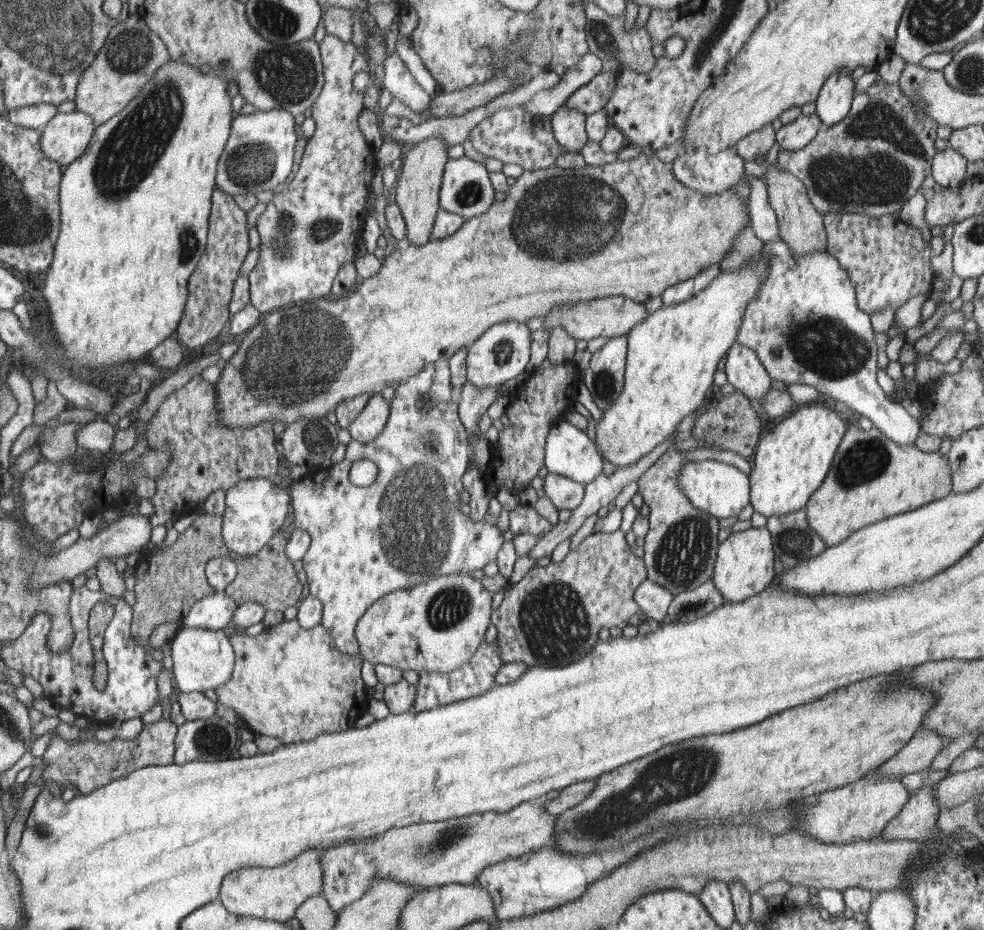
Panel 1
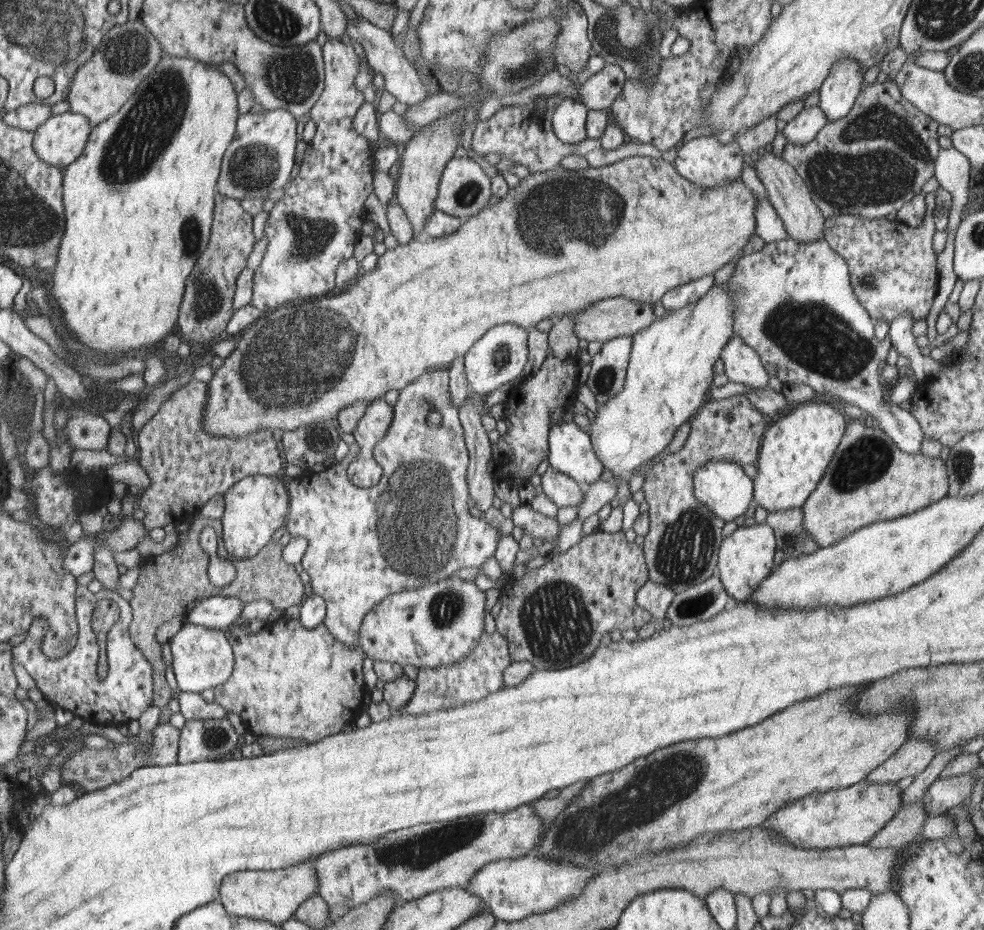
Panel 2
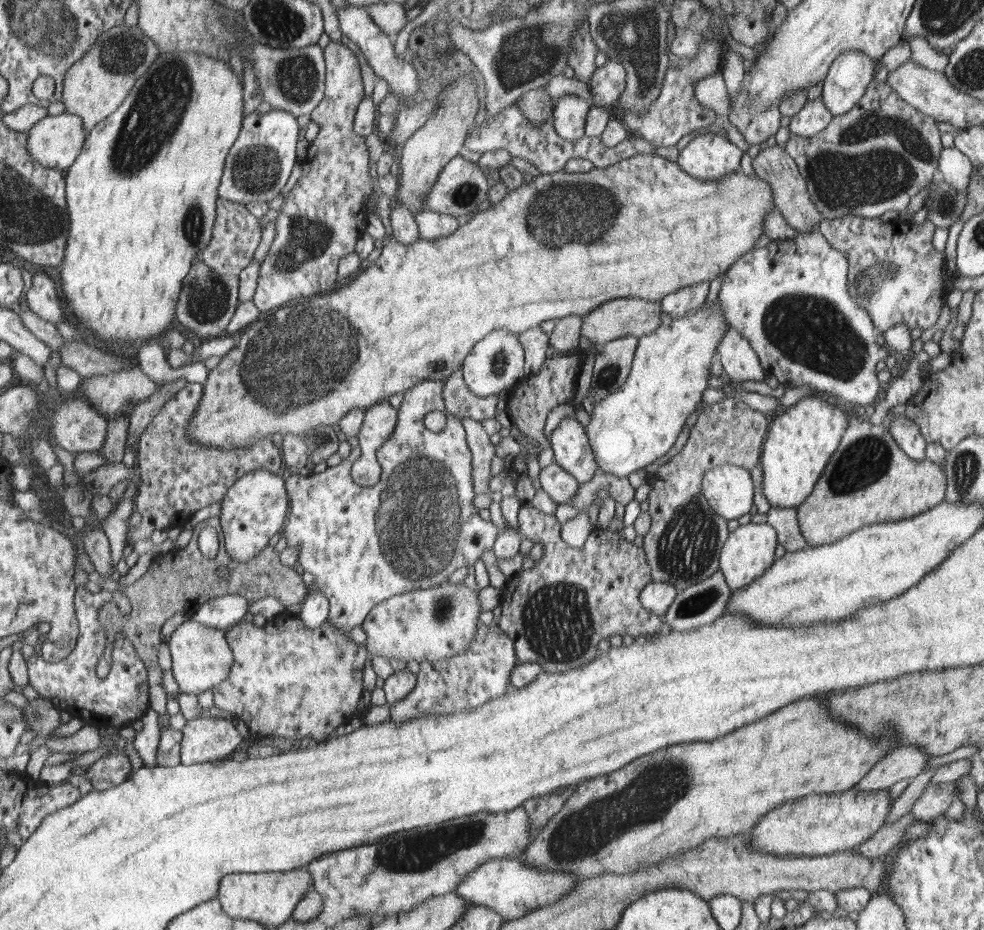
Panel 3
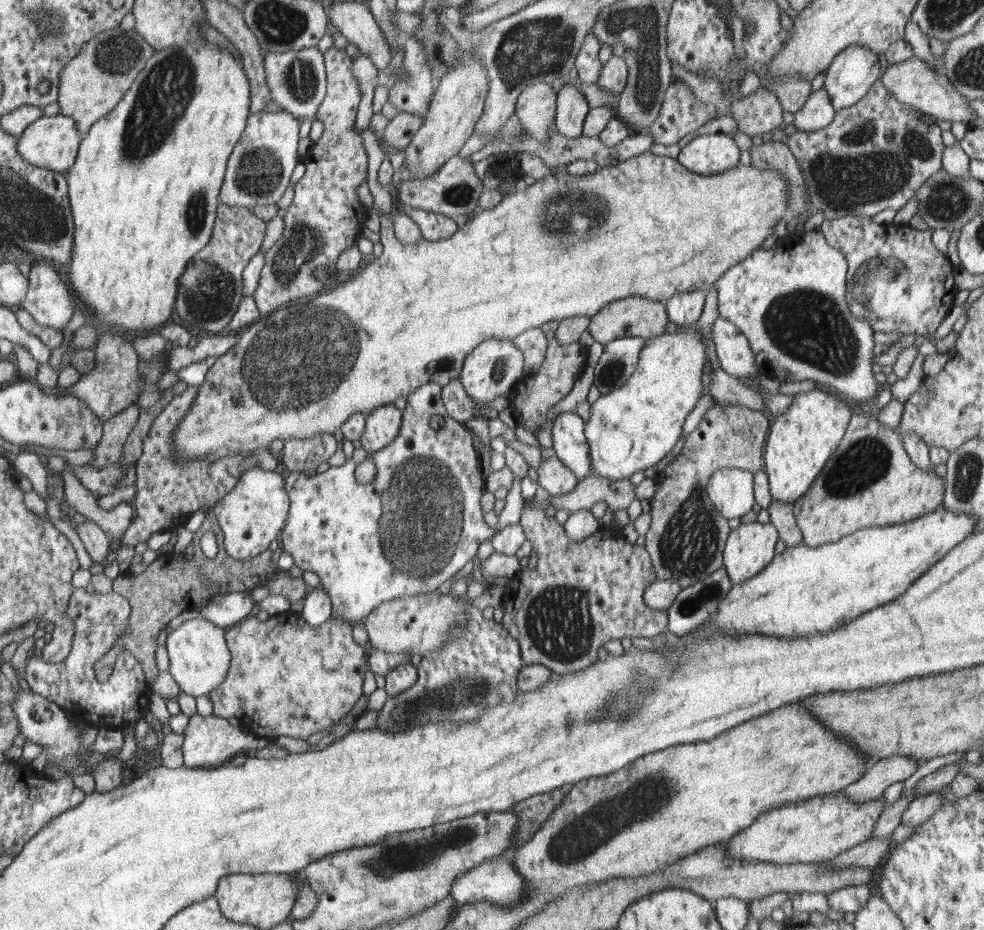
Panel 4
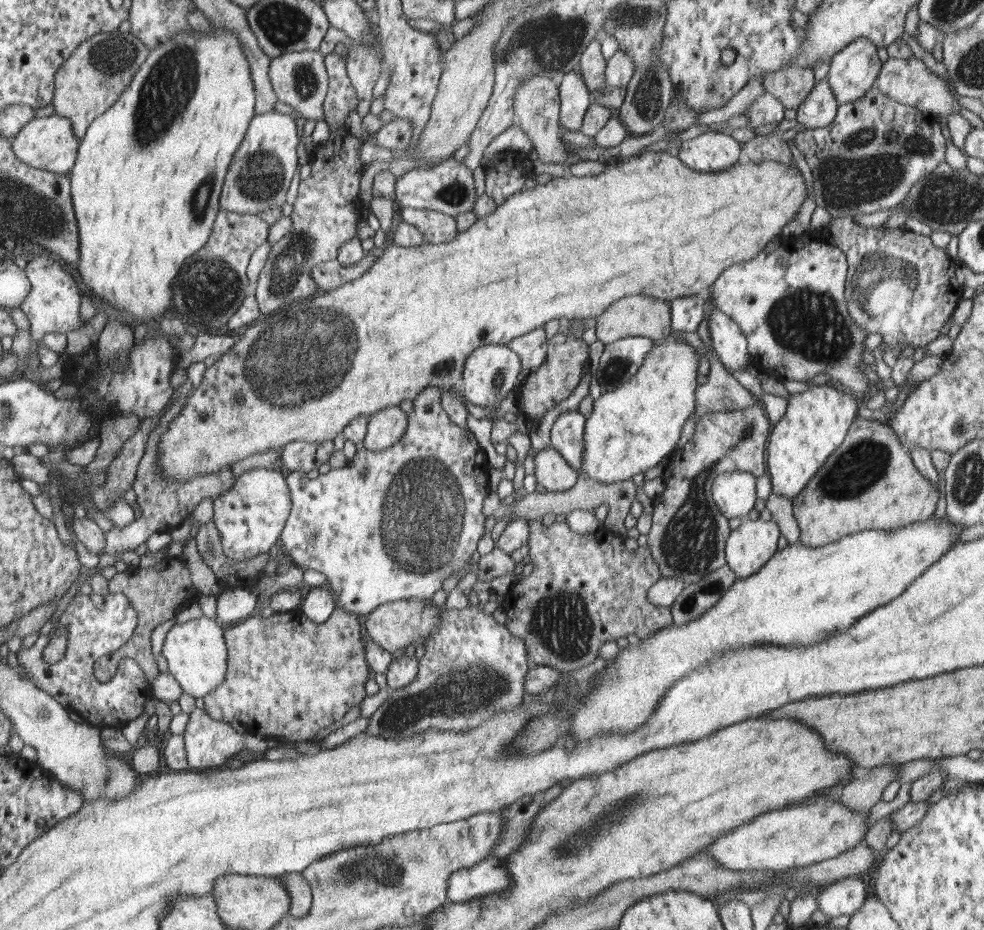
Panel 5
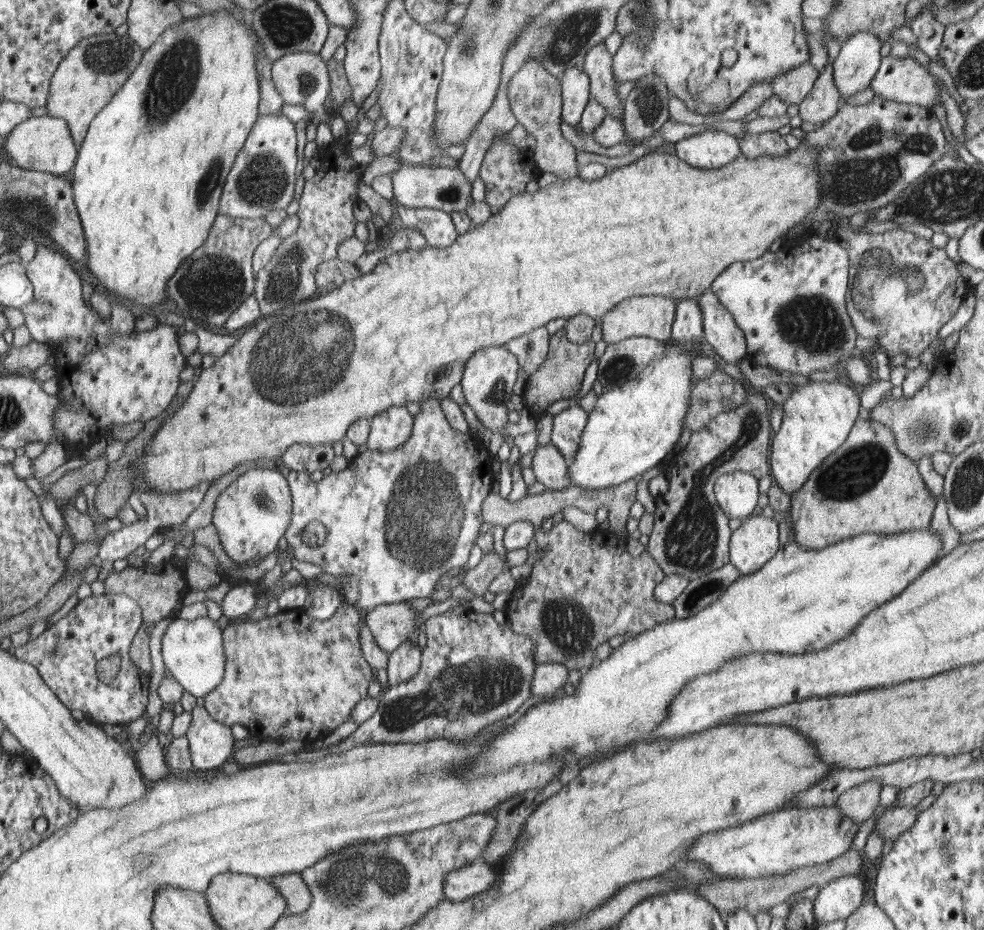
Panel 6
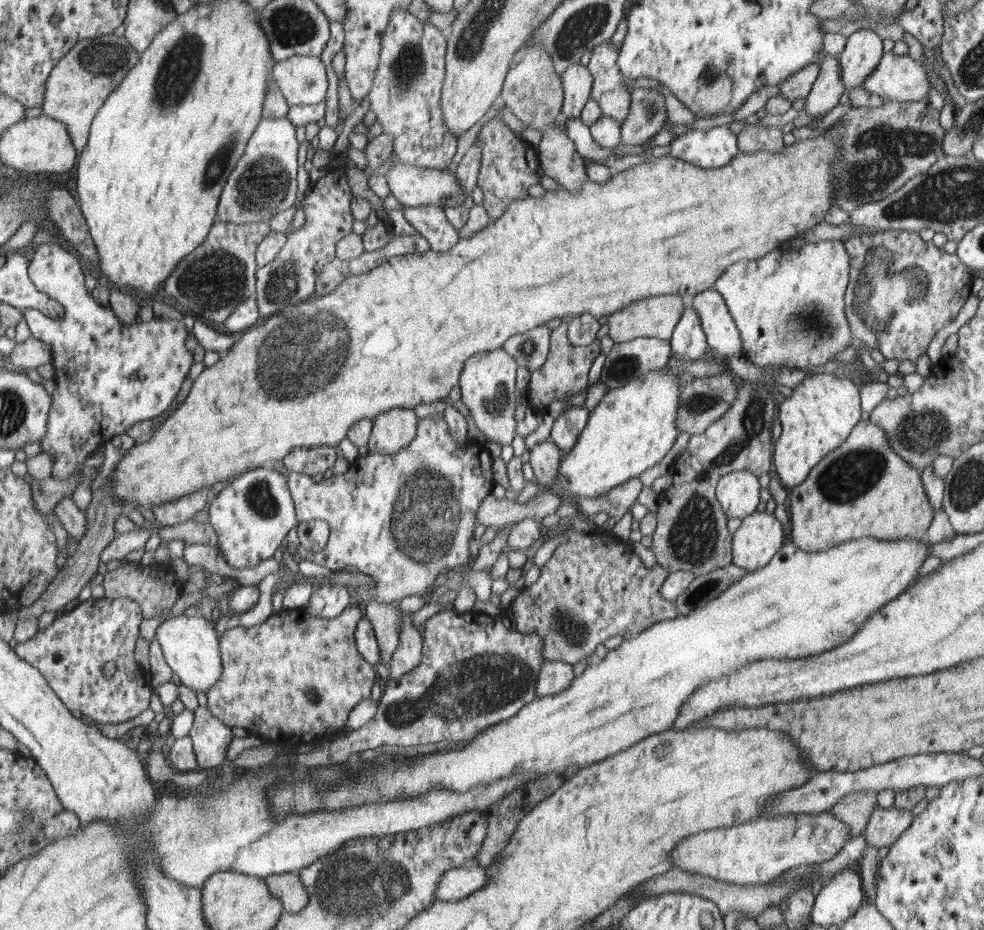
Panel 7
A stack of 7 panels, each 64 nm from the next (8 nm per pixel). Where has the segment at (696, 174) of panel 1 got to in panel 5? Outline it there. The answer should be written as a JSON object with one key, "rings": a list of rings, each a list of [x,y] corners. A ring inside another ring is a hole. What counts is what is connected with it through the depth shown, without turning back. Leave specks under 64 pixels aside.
{"rings":[[[707,130],[682,142],[678,152],[678,158],[692,170],[715,172],[738,162],[740,144],[729,132]]]}

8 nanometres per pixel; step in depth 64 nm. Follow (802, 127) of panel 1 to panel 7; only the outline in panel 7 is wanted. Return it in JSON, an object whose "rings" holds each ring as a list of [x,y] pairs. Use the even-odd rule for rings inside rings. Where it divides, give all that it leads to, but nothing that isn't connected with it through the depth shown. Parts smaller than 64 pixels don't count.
{"rings":[[[824,56],[819,66],[818,80],[812,86],[809,96],[806,97],[804,110],[812,118],[822,119],[833,108],[845,101],[845,86],[840,76],[840,60],[836,56]]]}

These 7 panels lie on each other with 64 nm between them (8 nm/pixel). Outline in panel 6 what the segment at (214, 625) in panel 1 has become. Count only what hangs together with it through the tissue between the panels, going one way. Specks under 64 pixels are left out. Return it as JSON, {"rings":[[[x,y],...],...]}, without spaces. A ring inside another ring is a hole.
{"rings":[[[255,584],[232,587],[222,600],[223,621],[240,621],[256,609]]]}

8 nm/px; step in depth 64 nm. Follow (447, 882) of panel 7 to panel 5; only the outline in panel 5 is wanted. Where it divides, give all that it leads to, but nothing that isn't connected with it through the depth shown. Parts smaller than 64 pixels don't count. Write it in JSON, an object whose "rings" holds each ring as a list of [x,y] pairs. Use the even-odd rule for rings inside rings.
{"rings":[[[490,856],[478,865],[458,870],[449,879],[447,900],[466,903],[474,898],[500,896],[512,884],[506,860]]]}

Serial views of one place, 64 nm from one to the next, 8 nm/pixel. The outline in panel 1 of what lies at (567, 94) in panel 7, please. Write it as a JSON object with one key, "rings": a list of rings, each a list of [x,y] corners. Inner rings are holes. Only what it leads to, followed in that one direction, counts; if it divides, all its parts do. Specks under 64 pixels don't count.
{"rings":[[[566,104],[551,116],[553,135],[566,151],[579,152],[589,142],[586,120],[586,114],[580,110],[570,110]]]}

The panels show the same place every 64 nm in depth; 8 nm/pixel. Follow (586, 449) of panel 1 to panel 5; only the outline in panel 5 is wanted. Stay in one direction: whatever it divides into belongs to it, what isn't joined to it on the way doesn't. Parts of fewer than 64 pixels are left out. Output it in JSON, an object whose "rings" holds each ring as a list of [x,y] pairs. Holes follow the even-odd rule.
{"rings":[[[566,411],[561,413],[550,431],[552,447],[576,471],[582,466],[584,456],[584,416],[580,411]]]}

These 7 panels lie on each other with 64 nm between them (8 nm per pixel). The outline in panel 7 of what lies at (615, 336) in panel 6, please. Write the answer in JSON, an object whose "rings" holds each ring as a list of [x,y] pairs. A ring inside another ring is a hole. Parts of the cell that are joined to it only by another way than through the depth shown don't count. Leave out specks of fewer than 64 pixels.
{"rings":[[[675,295],[646,298],[623,306],[621,310],[608,316],[608,336],[615,343],[626,342],[635,338],[659,338],[669,340],[677,328],[678,321],[682,320],[685,302]]]}

